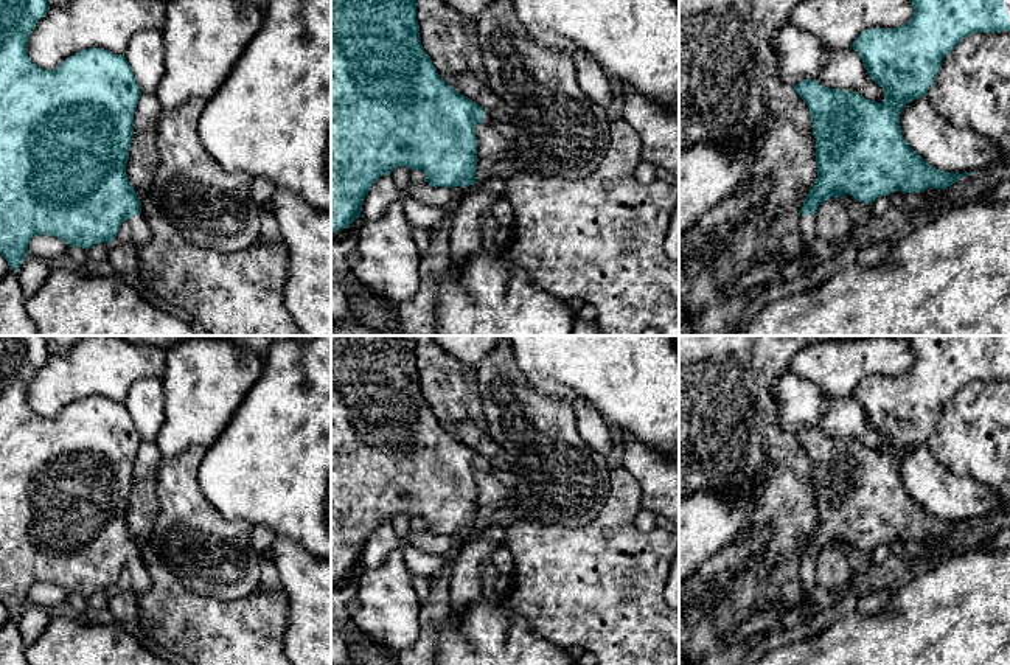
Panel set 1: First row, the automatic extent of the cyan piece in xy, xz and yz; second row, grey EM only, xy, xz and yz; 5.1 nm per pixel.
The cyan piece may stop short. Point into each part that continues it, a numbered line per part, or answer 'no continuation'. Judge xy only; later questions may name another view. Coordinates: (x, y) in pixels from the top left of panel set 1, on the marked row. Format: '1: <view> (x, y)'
1: xy (142, 233)

